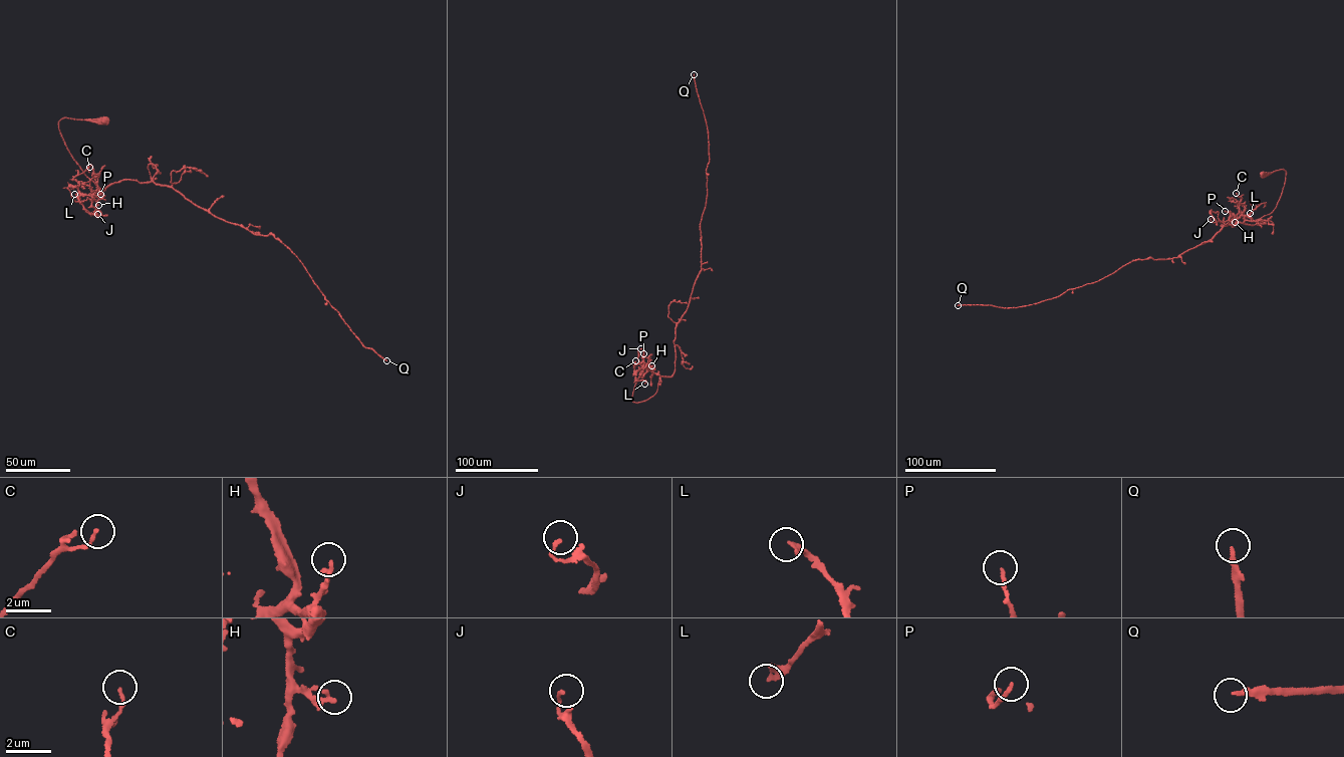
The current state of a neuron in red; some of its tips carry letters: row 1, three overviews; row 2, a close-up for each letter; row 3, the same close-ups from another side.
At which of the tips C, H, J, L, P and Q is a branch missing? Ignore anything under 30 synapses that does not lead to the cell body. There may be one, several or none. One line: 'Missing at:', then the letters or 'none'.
Missing at: Q

